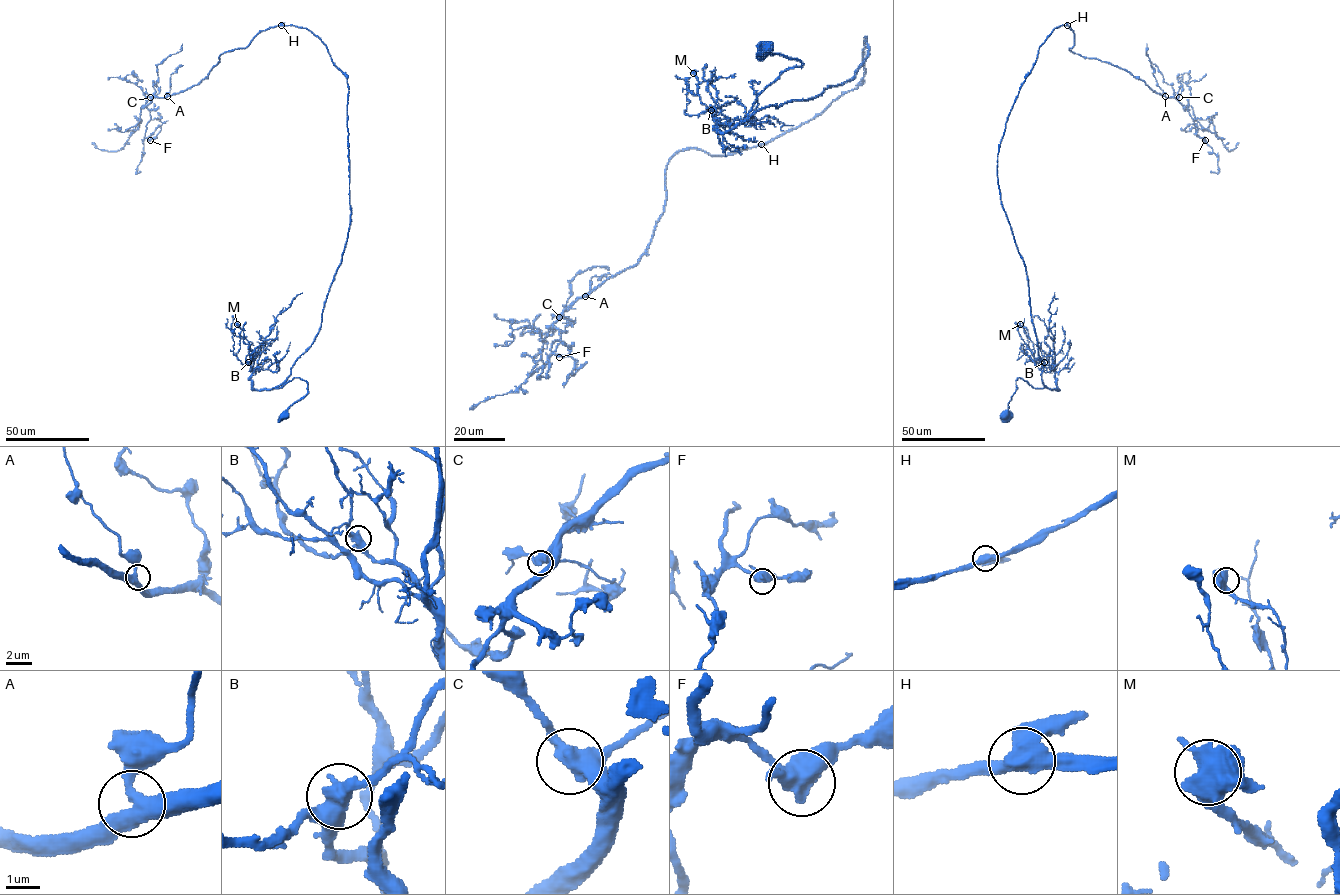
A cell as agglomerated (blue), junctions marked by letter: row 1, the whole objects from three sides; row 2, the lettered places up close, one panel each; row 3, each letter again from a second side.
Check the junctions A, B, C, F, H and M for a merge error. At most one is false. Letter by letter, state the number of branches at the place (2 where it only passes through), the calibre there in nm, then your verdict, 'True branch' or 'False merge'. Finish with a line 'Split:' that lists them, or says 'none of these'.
A: Branches: 3. Thickness 360 nm. True branch
B: Branches: 3. Thickness 480 nm. True branch
C: Branches: 3. Thickness 460 nm. True branch
F: Branches: 3. Thickness 500 nm. True branch
H: Branches: 3. Thickness 440 nm. True branch
M: Branches: 3. Thickness 500 nm. True branch
Split: none of these

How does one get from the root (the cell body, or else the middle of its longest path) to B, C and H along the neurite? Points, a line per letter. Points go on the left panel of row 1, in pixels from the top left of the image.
B: (286, 416), (288, 409), (307, 393), (307, 382), (294, 378), (281, 388), (255, 389), (249, 362)
C: (286, 416), (307, 382), (273, 388), (318, 332), (347, 241), (347, 77), (319, 38), (279, 25), (150, 97)
H: (286, 416), (307, 382), (273, 388), (319, 331), (350, 206), (347, 77), (319, 38), (281, 25)

